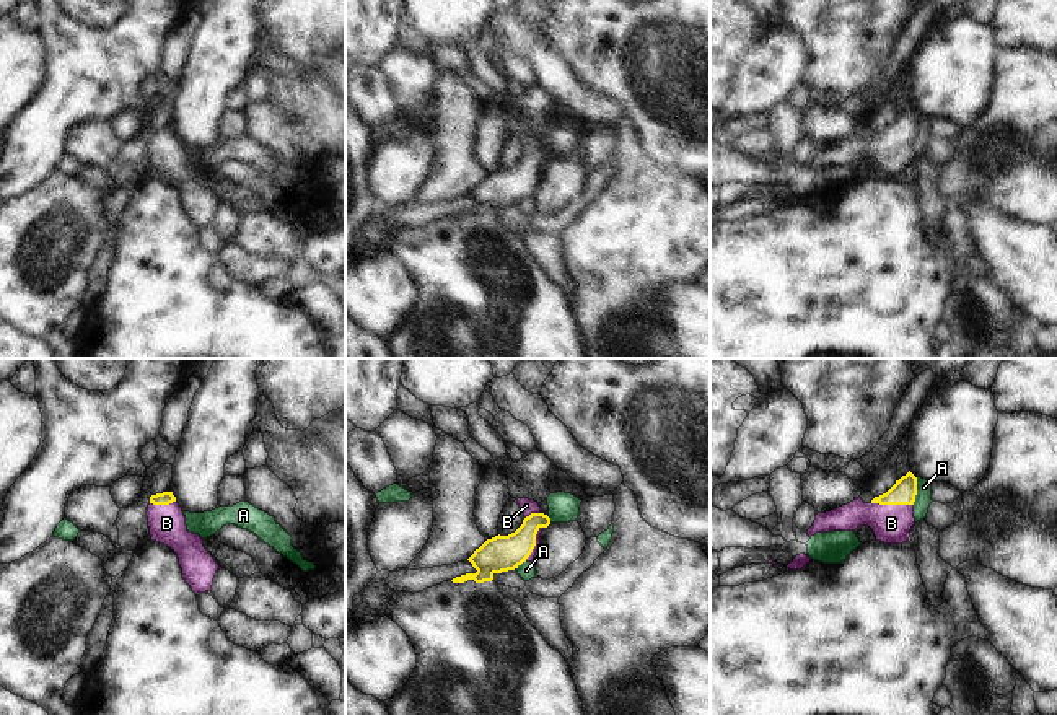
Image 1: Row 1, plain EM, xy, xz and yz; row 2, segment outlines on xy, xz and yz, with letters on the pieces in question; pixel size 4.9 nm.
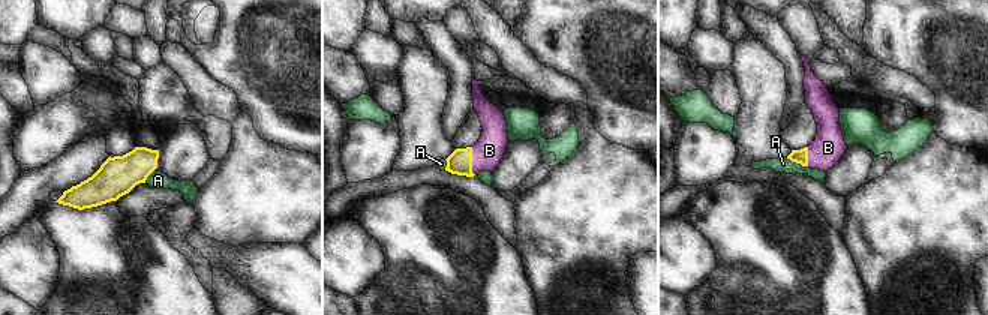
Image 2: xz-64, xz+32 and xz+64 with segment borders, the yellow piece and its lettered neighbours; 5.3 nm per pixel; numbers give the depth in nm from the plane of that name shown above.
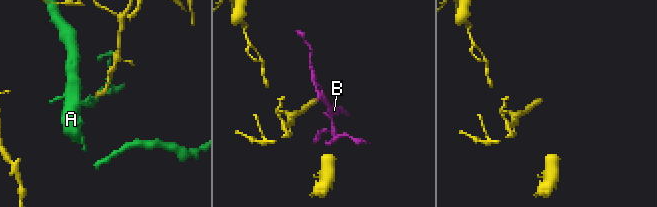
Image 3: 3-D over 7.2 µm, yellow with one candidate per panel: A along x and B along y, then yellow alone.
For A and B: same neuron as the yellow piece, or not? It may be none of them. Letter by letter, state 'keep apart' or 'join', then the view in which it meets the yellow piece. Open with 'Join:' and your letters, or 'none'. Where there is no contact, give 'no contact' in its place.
Join: B
A: keep apart | yz
B: join | yz

